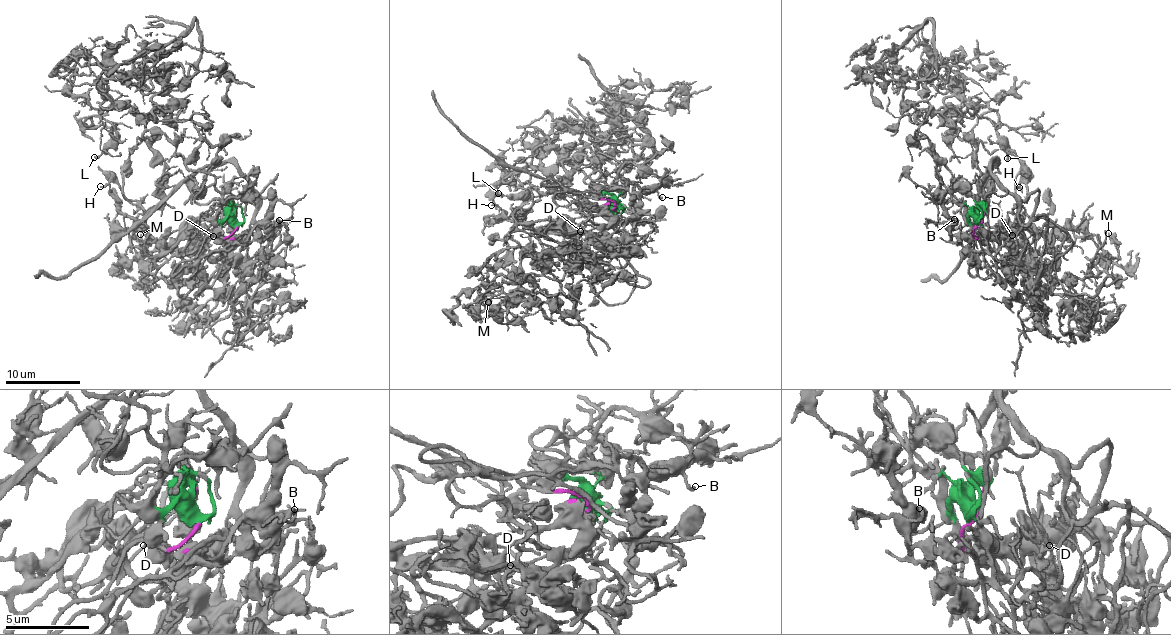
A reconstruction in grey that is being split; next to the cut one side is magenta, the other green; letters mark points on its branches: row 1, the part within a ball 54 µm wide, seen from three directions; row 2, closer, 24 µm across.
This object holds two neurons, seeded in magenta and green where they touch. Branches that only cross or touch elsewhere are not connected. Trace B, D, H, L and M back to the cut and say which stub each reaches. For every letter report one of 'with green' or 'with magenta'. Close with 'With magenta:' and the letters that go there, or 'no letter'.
B: with magenta
D: with magenta
H: with magenta
L: with green
M: with magenta
With magenta: B, D, H, M

